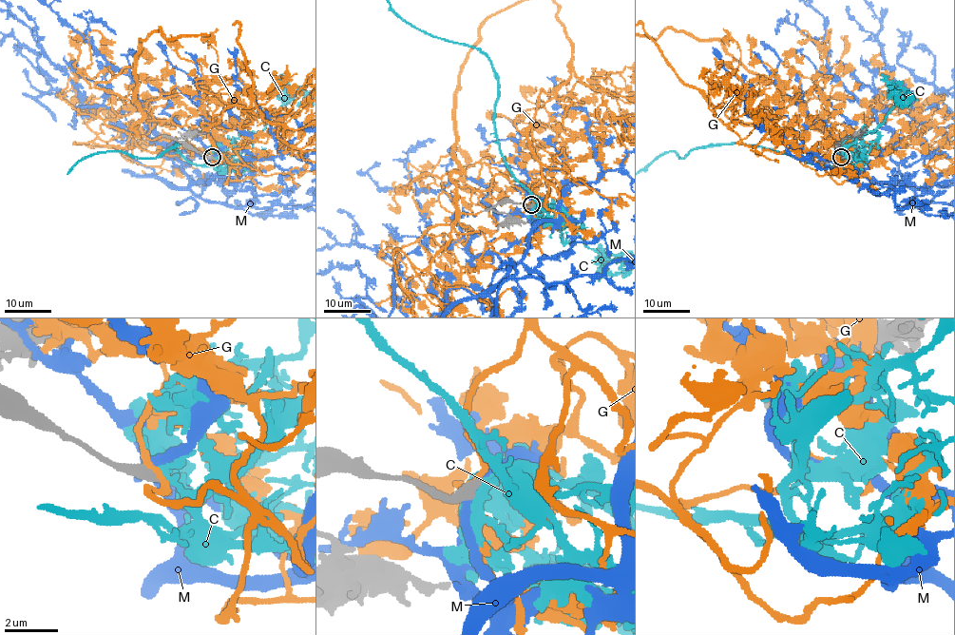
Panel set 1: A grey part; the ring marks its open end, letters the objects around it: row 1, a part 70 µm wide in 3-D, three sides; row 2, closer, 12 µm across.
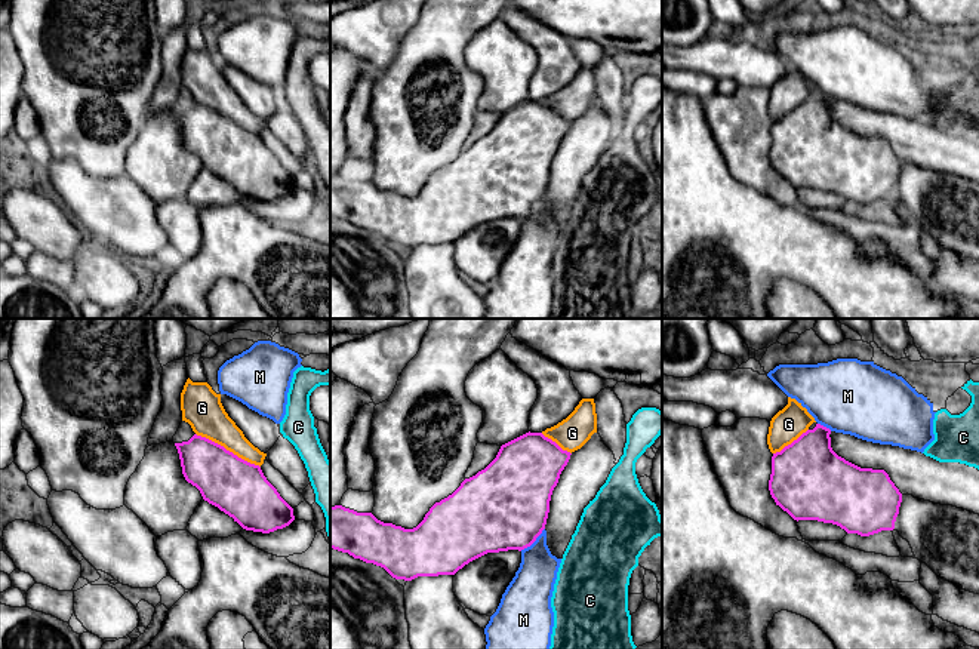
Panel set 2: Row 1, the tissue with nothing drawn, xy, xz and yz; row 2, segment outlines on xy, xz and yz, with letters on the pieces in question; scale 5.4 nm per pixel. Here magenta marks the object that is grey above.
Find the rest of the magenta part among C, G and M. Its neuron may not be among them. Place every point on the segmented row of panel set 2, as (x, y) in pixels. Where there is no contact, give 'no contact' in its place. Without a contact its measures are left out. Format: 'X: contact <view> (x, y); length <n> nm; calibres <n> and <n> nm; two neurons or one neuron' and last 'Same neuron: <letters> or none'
C: no contact; two neurons
G: contact xy (228, 451); length 400 nm; calibres 300 and 200 nm; one neuron
M: contact xz (533, 541); length 180 nm; calibres 460 and 220 nm; two neurons
Same neuron: G

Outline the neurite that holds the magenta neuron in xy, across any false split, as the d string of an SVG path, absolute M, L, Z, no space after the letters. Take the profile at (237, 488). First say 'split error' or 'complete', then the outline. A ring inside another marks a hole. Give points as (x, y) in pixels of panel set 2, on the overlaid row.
split error; M188 378L181 393L181 410L182 421L188 422L196 434L175 446L185 480L200 490L203 499L233 517L246 530L270 533L289 526L295 520L293 508L261 470L267 453L255 447L228 416L221 394L216 394L207 382L193 382Z

